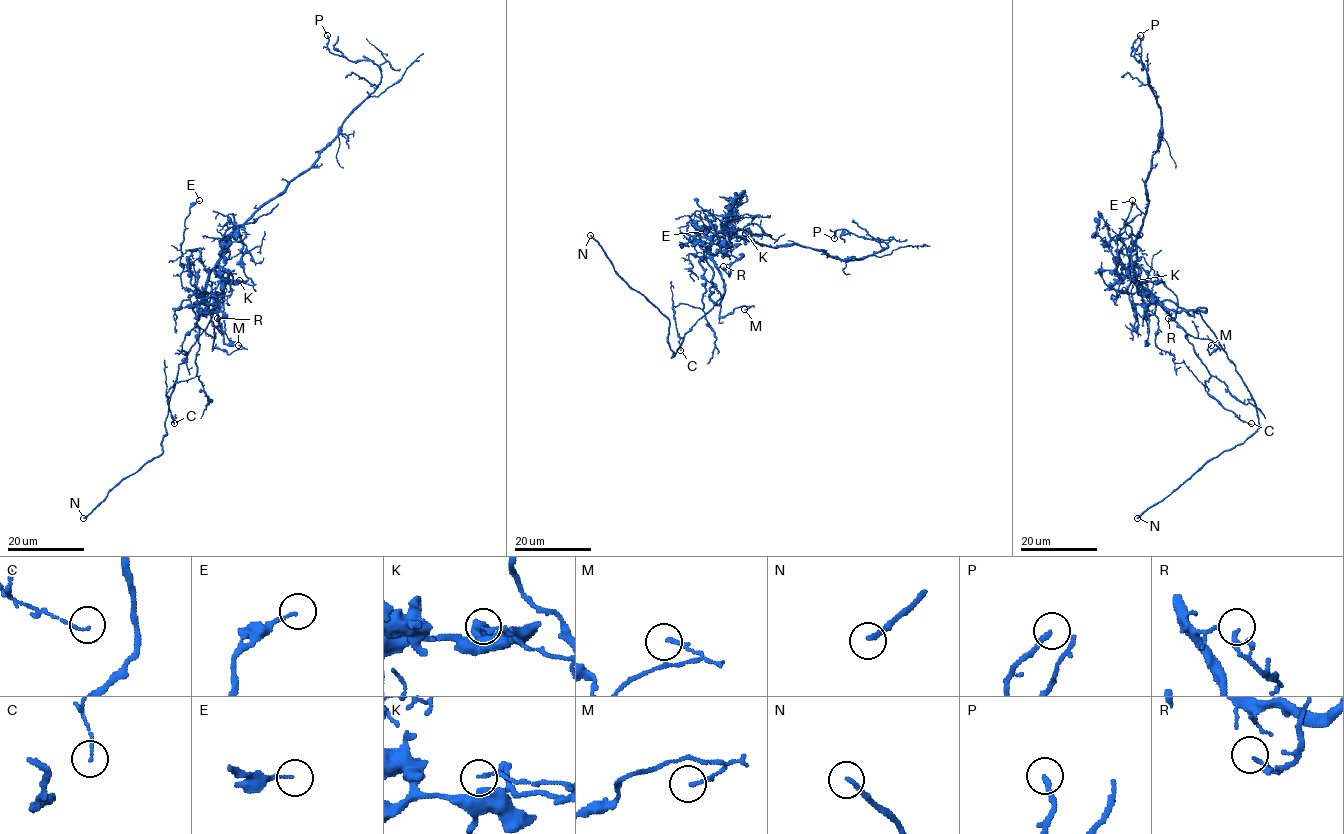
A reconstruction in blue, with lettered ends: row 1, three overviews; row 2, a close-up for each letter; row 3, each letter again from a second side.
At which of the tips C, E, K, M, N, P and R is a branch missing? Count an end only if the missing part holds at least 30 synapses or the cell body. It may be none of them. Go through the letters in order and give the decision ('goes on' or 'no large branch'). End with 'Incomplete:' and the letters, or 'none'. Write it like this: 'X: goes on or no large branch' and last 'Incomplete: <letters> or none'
C: no large branch
E: no large branch
K: no large branch
M: no large branch
N: goes on
P: no large branch
R: no large branch
Incomplete: N

